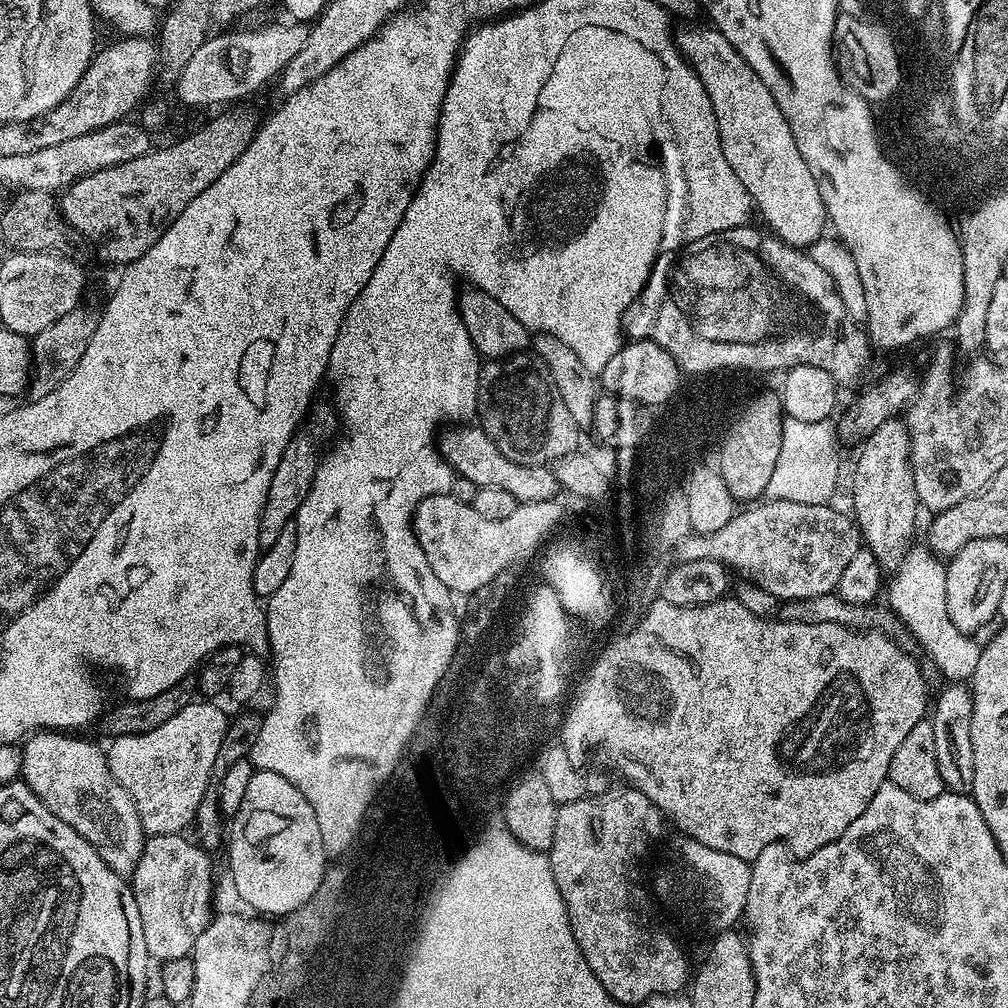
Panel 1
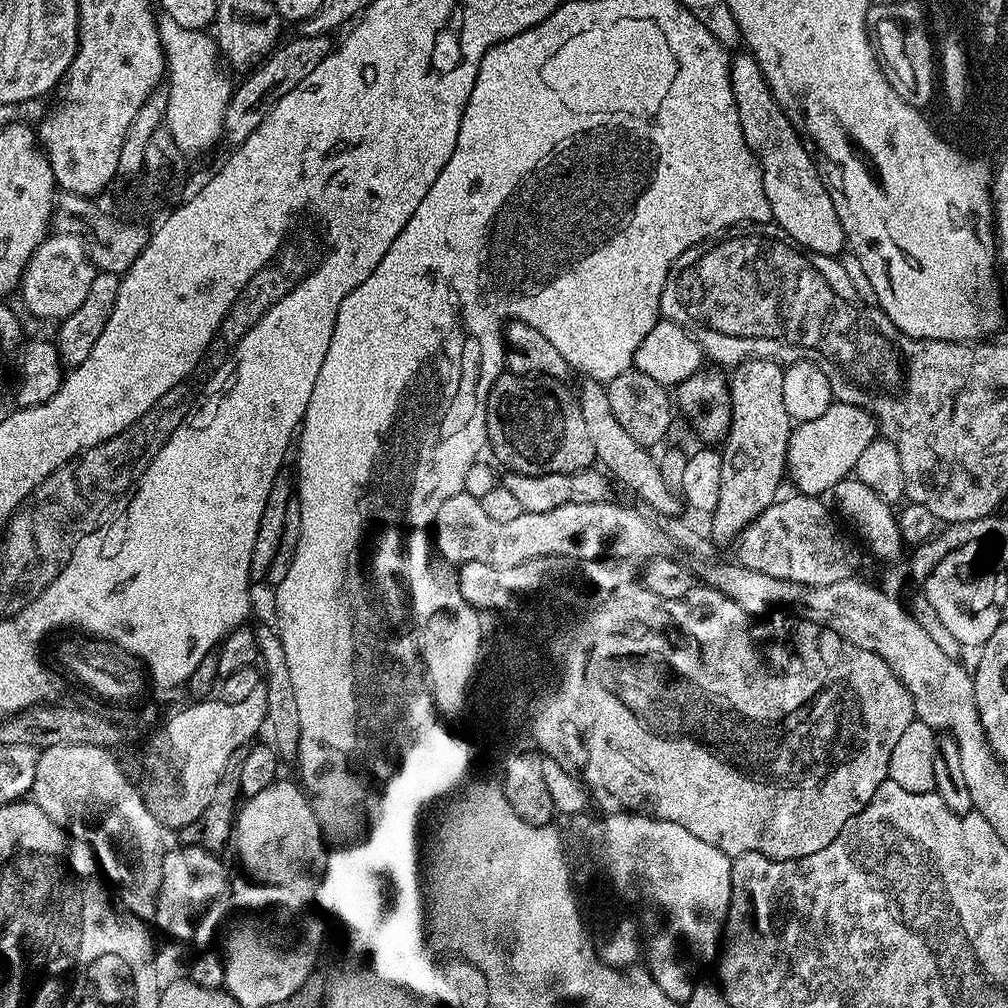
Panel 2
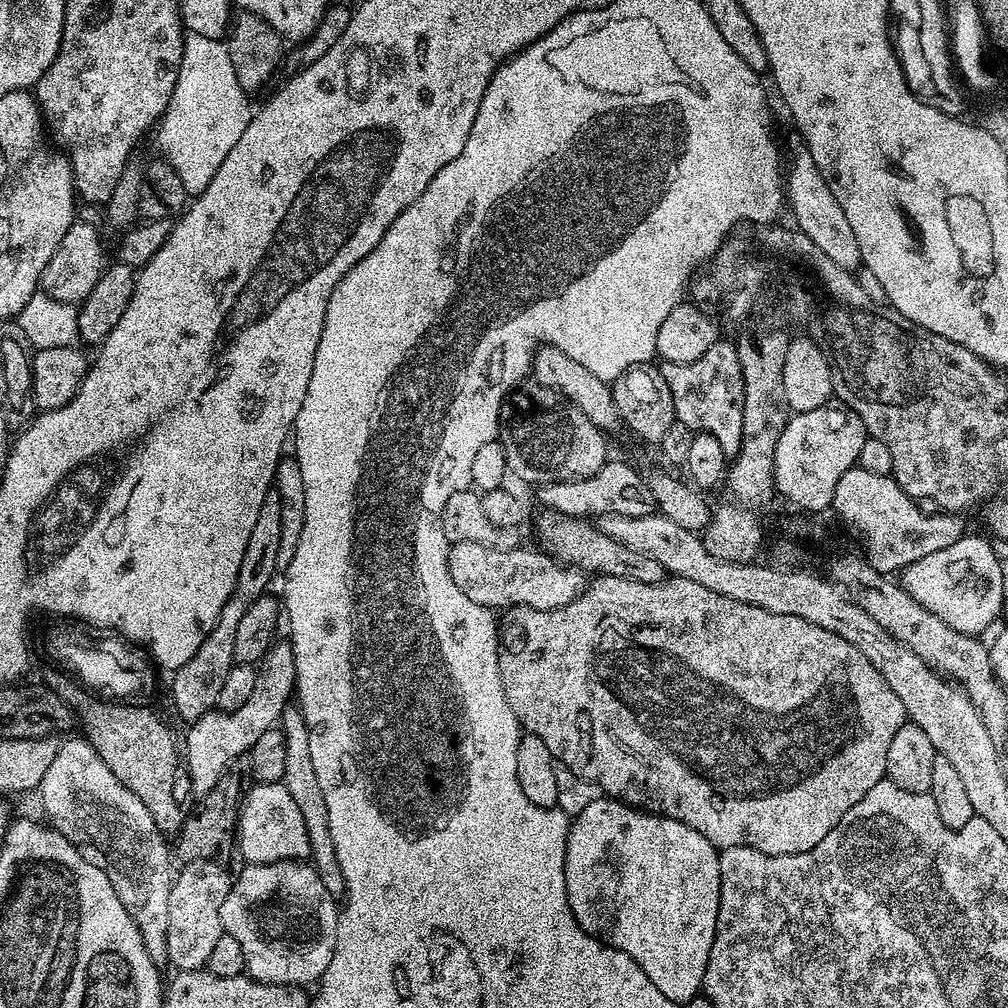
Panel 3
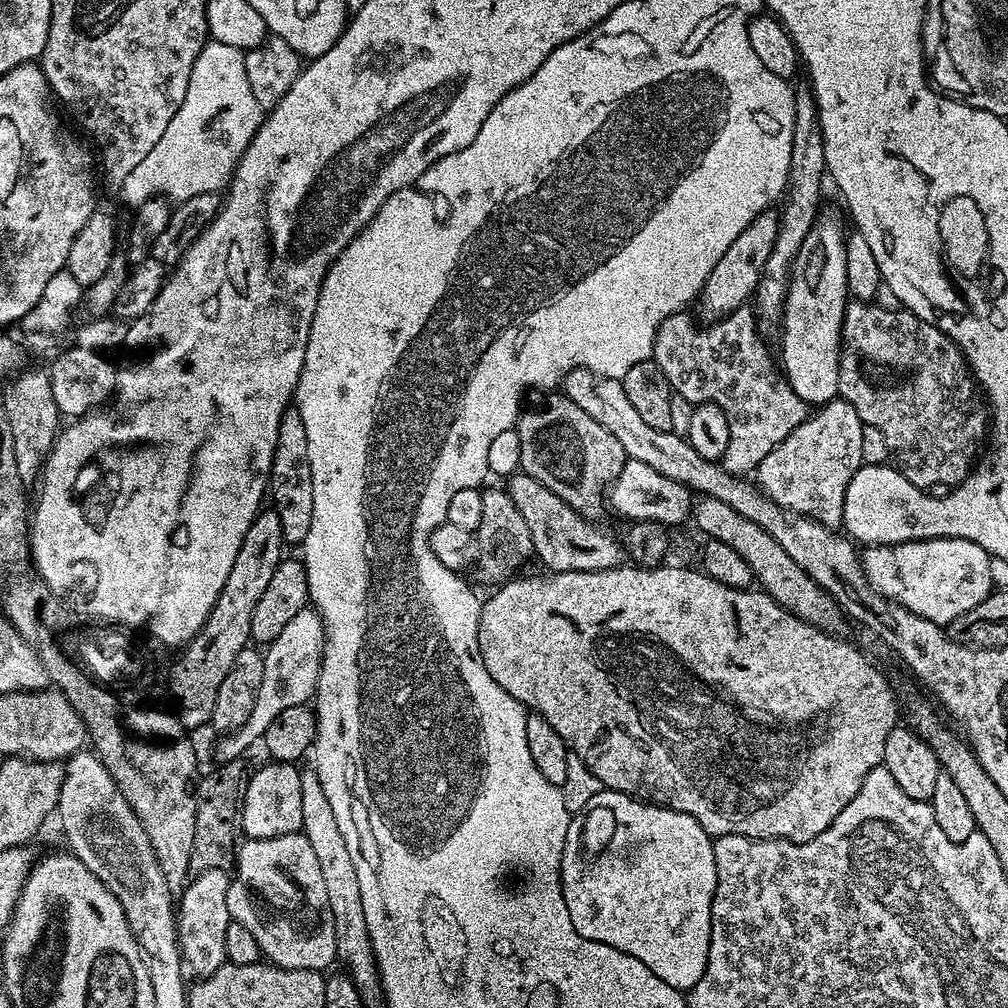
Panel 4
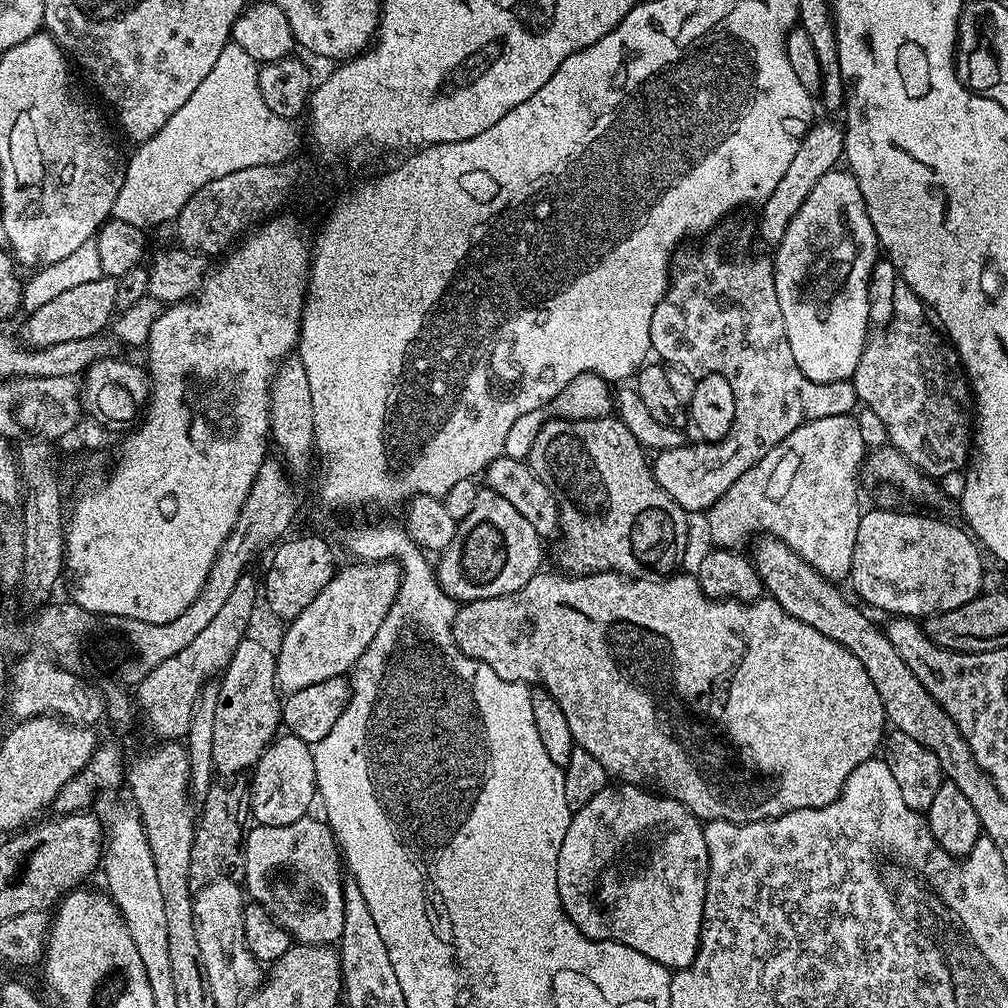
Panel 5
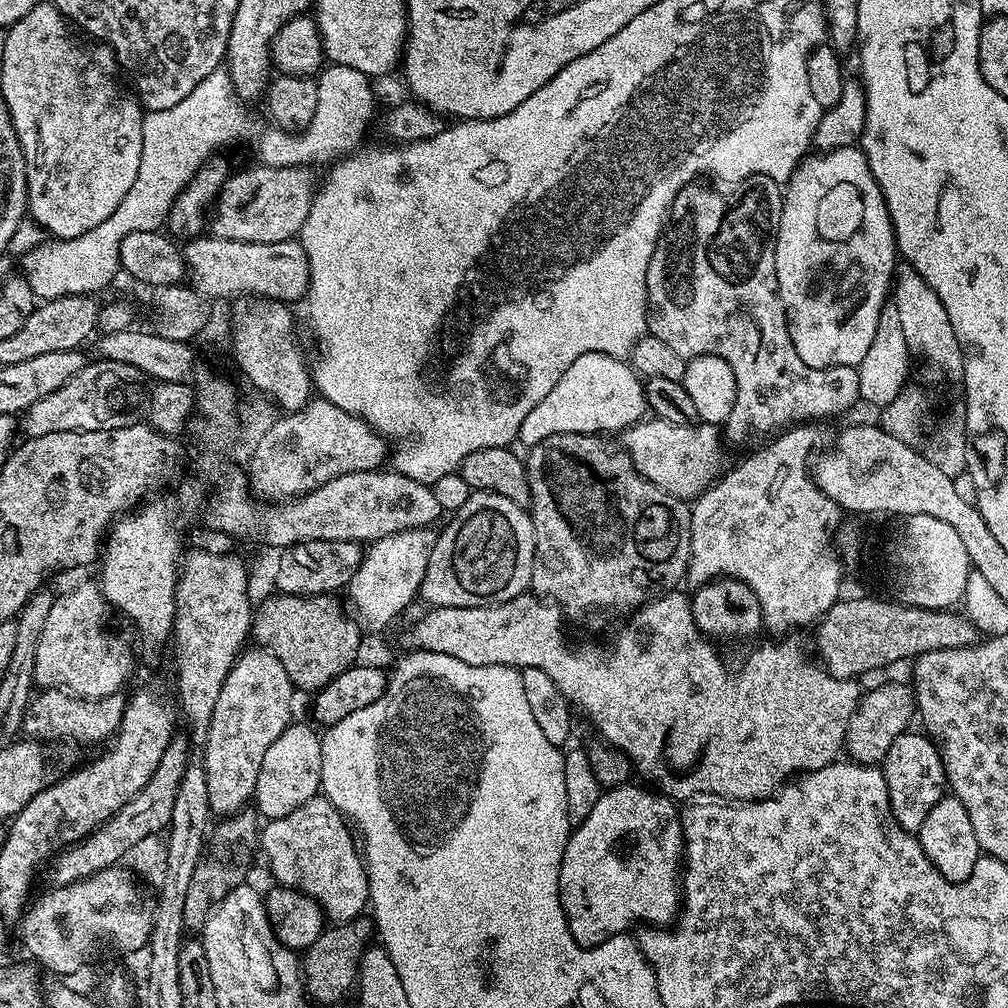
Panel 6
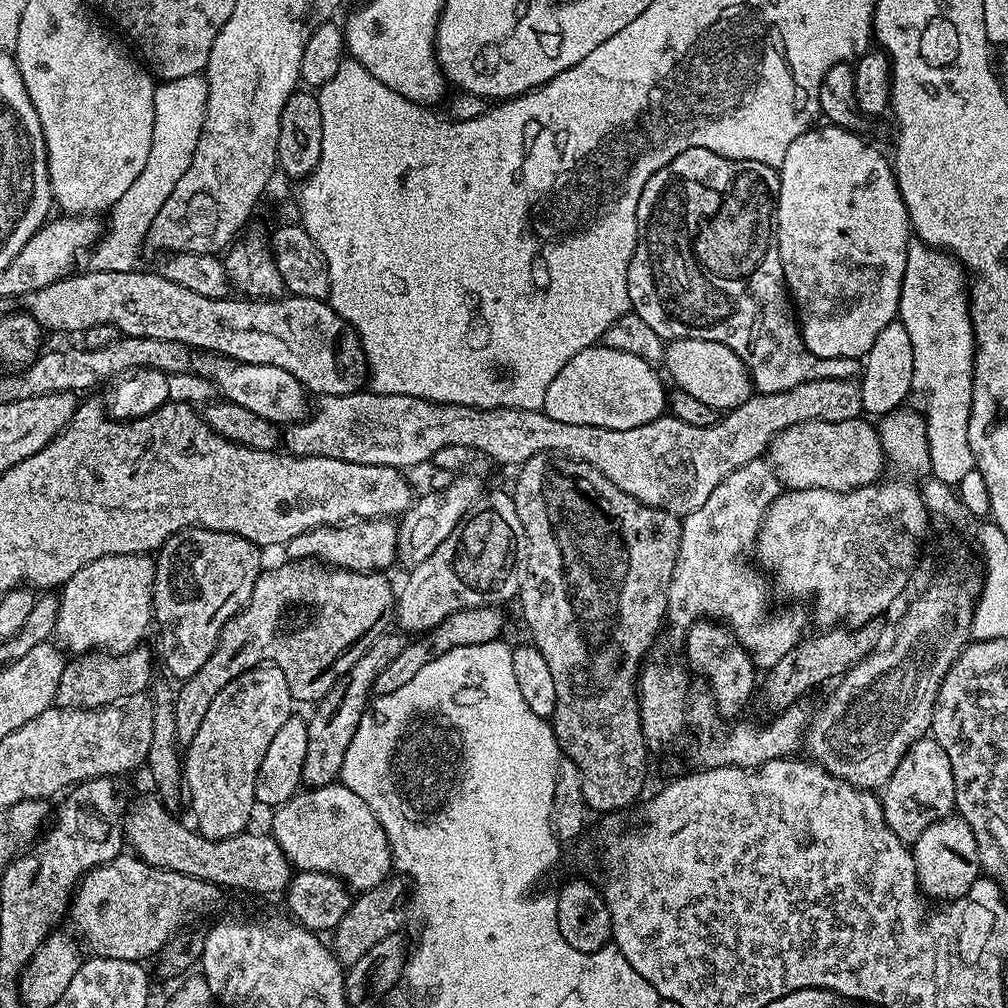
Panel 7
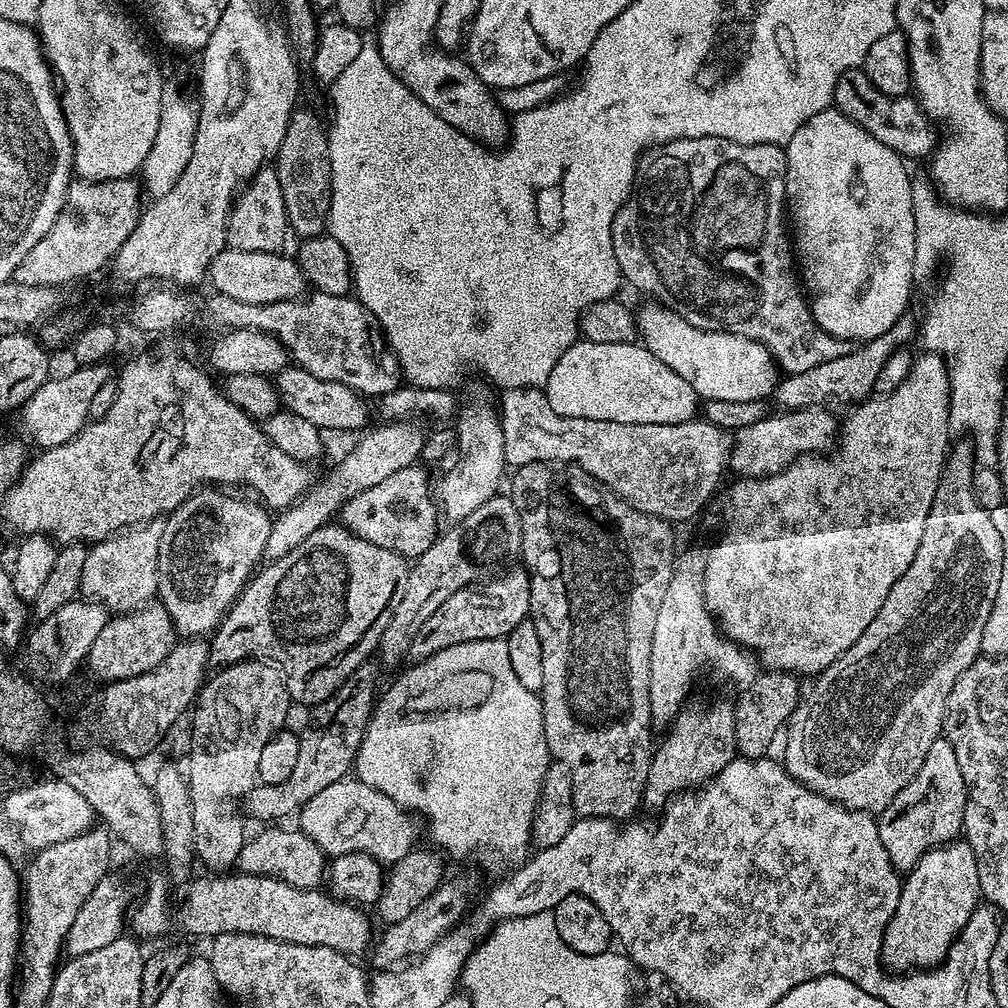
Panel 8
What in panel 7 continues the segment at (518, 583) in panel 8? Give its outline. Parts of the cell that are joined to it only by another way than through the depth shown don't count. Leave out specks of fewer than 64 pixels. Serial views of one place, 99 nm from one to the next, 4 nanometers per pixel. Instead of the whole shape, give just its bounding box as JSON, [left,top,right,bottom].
[374,606,504,695]

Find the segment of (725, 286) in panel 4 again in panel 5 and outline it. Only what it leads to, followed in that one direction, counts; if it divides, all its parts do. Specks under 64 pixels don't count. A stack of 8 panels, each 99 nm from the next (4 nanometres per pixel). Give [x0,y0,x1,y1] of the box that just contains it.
[760,118,844,246]

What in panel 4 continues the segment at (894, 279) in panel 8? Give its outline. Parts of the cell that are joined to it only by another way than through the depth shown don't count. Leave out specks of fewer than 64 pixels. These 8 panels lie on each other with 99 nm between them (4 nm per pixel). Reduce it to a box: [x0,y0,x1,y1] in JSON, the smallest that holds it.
[782,219,850,406]

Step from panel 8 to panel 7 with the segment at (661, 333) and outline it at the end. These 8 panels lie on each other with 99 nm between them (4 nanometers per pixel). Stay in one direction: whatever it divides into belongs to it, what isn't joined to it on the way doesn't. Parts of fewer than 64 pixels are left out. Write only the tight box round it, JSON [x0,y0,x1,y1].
[663,338,754,410]

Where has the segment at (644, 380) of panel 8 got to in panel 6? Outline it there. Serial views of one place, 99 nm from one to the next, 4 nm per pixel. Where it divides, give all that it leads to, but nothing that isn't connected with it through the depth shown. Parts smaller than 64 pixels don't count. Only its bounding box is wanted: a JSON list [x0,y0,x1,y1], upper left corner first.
[517,352,646,448]

